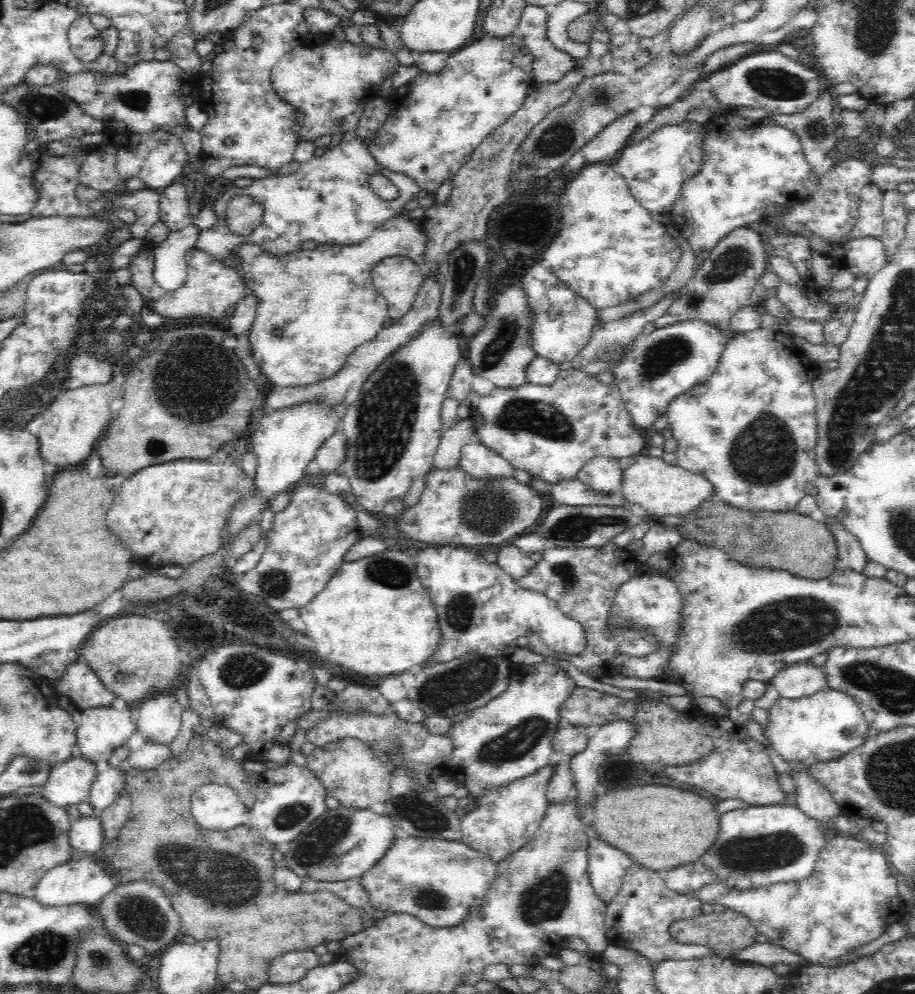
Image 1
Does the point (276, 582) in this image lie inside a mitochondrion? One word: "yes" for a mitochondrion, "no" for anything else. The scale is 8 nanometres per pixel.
yes

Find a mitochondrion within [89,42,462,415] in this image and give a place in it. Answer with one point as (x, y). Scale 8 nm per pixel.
(137, 99)

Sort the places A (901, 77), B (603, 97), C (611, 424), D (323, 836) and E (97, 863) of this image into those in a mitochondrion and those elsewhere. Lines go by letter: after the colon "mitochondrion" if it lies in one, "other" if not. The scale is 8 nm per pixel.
A: other
B: mitochondrion
C: other
D: mitochondrion
E: other

